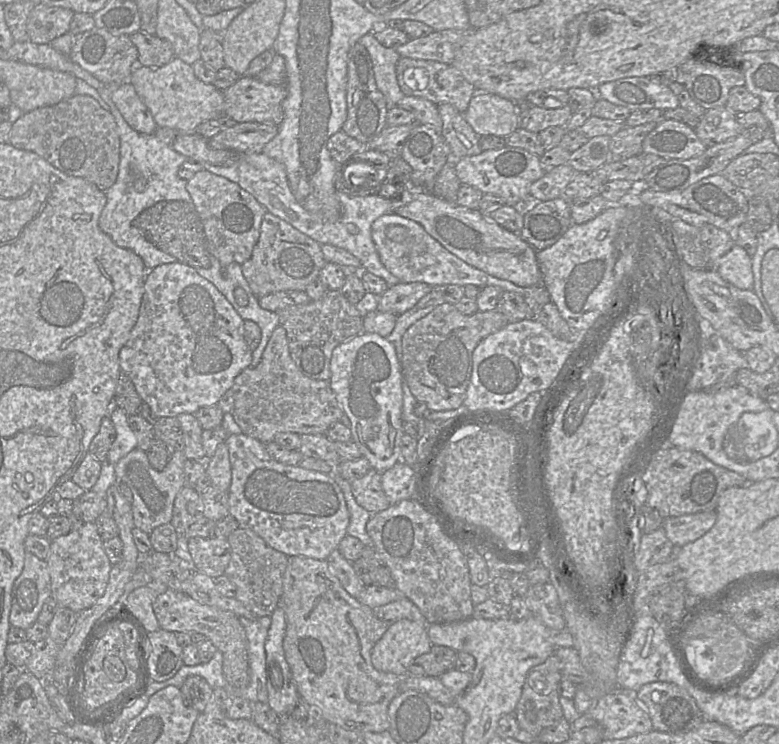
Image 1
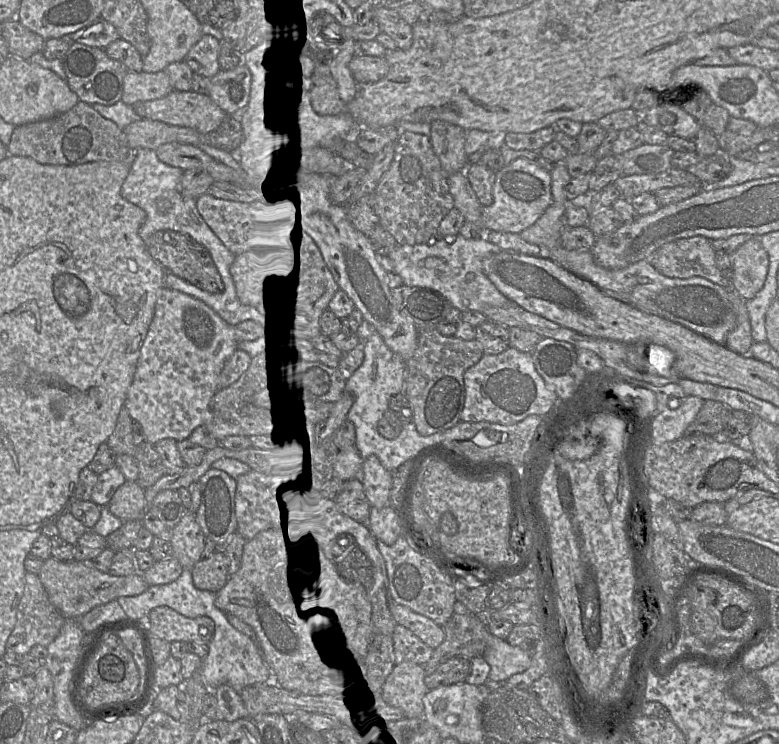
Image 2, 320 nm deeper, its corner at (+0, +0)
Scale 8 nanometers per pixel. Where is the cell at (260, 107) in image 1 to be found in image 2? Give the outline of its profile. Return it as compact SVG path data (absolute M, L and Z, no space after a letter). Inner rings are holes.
M173 90L163 98L133 105L143 119L187 126L207 135L227 116L208 94Z

